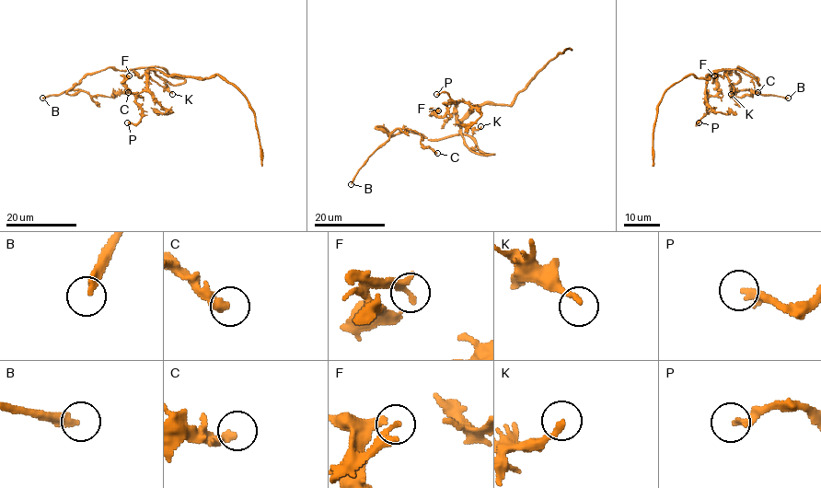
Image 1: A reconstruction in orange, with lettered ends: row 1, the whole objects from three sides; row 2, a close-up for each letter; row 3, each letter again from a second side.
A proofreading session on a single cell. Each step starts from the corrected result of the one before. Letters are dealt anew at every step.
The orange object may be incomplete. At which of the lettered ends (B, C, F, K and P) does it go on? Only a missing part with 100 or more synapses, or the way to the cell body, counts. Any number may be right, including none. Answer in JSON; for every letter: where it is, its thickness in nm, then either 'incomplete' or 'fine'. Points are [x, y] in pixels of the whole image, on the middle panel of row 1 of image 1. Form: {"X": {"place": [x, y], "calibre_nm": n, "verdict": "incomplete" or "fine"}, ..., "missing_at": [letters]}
{"B": {"place": [351, 184], "calibre_nm": 320, "verdict": "incomplete"}, "C": {"place": [437, 153], "calibre_nm": 320, "verdict": "fine"}, "F": {"place": [438, 110], "calibre_nm": 220, "verdict": "fine"}, "K": {"place": [480, 126], "calibre_nm": 200, "verdict": "fine"}, "P": {"place": [436, 94], "calibre_nm": 240, "verdict": "fine"}, "missing_at": ["B"]}

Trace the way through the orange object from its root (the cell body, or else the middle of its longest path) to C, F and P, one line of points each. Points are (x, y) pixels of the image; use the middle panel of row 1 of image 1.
C: (477, 154), (493, 154), (484, 154), (467, 135), (391, 136), (375, 128), (415, 130), (437, 153)
F: (477, 154), (467, 145), (460, 133), (455, 102), (446, 106), (444, 116), (433, 113), (438, 110)
P: (477, 154), (467, 145), (460, 133), (455, 102), (445, 103), (450, 99), (446, 92), (436, 94)

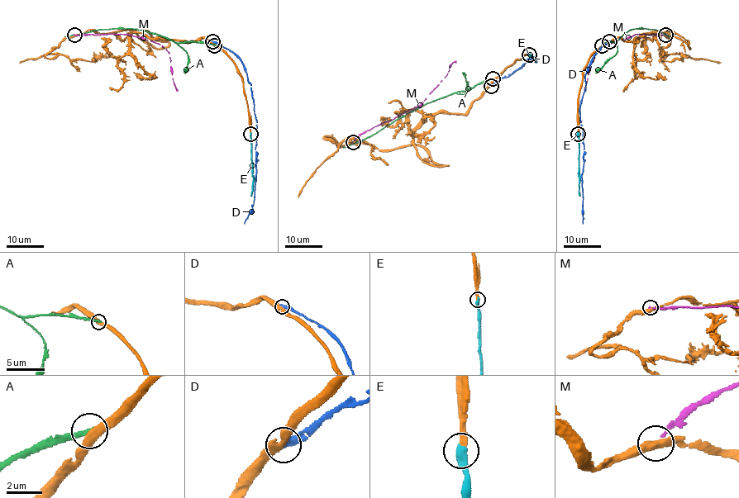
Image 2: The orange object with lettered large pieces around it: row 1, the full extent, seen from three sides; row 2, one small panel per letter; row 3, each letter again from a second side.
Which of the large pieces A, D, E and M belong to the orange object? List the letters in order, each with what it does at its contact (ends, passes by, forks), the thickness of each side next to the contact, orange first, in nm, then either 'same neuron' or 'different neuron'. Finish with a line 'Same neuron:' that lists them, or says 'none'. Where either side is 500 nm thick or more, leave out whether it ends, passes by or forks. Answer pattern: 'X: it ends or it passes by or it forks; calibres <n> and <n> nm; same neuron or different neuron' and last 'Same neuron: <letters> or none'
A: it ends; calibres 360 and 280 nm; different neuron
D: it ends; calibres 360 and 340 nm; different neuron
E: it ends; calibres 320 and 440 nm; same neuron
M: it ends; calibres 400 and 150 nm; different neuron
Same neuron: E

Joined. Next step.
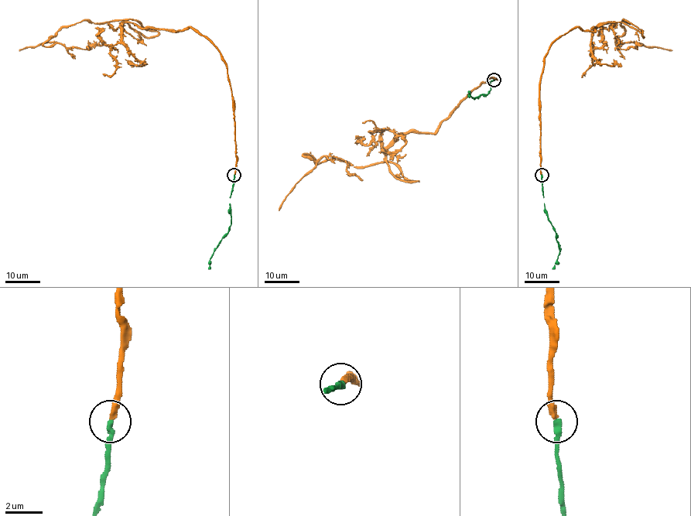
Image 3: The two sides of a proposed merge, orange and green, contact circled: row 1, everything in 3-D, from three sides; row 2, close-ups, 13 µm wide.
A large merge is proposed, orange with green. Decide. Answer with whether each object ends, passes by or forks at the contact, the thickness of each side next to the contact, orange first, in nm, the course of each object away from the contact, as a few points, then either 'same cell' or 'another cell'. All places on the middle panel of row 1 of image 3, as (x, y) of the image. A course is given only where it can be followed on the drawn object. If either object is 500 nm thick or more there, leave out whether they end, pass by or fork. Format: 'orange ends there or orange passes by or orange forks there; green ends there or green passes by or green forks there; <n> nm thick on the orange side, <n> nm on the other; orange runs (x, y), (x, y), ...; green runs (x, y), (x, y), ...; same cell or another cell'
orange ends there; green ends there; 280 nm thick on the orange side, 320 nm on the other; orange runs (494, 80), (388, 148), (390, 170), (418, 181), (391, 162), (302, 155), (341, 158), (363, 180); green runs (494, 80), (489, 82), (490, 90), (487, 93), (474, 98), (469, 95), (468, 90); same cell

